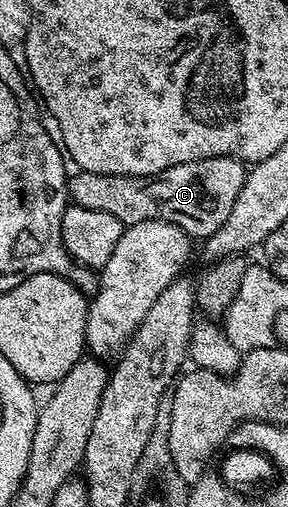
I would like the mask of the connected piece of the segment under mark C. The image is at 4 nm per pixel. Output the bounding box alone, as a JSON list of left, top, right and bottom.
[67,157,246,239]

